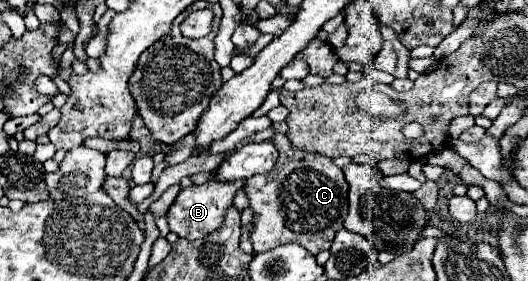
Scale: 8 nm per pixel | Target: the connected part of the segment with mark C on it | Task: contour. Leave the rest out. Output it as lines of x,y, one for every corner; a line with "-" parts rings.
280,133
274,135
274,143
278,145
278,153
280,153
276,167
266,175
250,177
244,185
246,197
250,201
250,209
254,211
250,241
256,253
270,251
282,243
298,243
304,249
308,249
312,255
318,255
320,251
330,249
332,239
336,231
342,229
342,223
348,213
348,183
344,179
344,171
338,169
330,157
320,153
306,153
296,145
290,145
288,137
282,137

